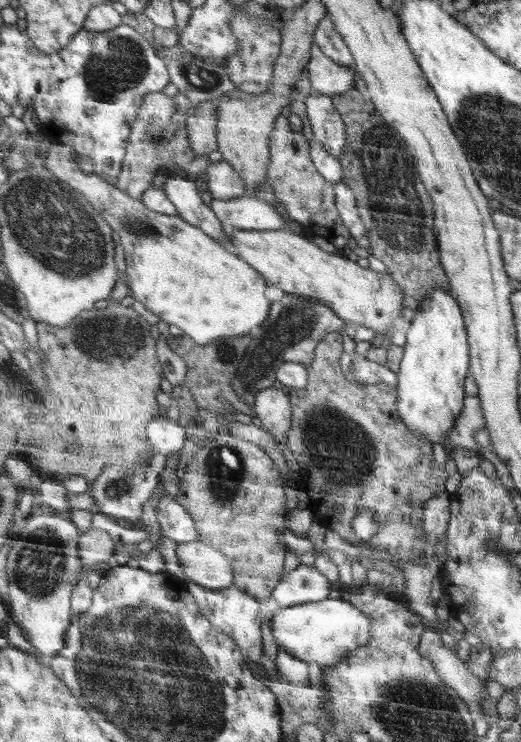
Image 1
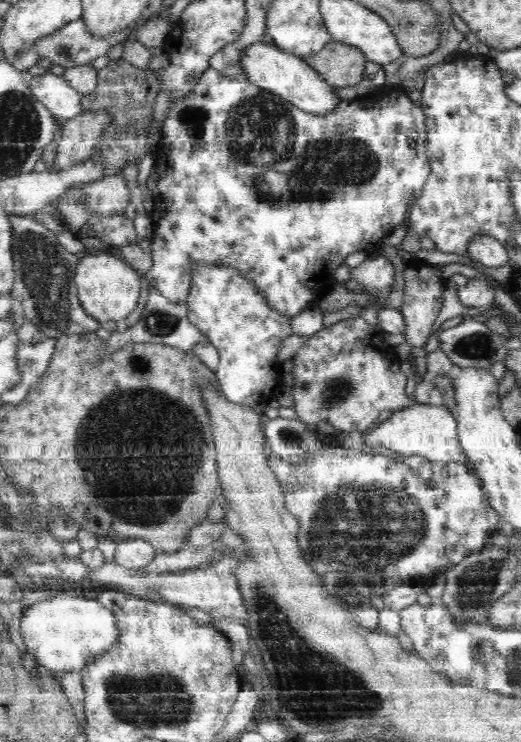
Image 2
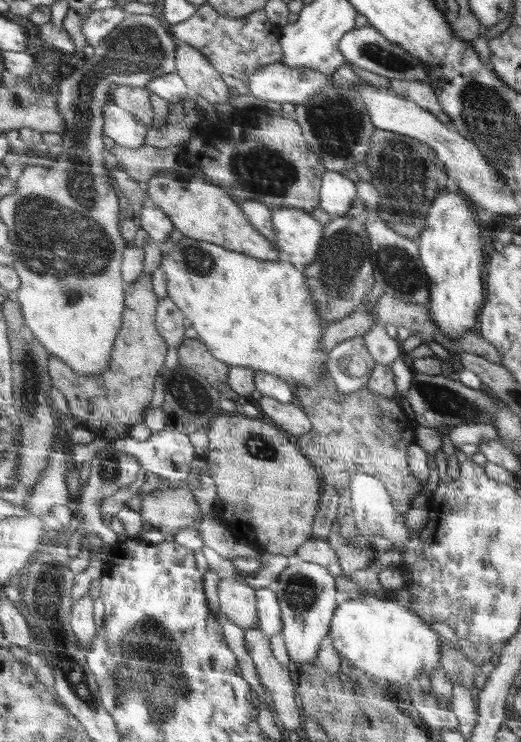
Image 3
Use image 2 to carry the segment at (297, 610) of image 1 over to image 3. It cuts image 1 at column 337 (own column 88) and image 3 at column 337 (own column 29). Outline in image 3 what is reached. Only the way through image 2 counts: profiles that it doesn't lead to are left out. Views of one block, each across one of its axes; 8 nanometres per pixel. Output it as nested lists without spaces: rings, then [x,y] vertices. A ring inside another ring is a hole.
[[[367,595],[366,599],[358,599],[358,600],[346,600],[342,604],[338,604],[335,608],[334,614],[331,619],[331,626],[328,636],[332,637],[332,642],[334,644],[334,648],[336,650],[336,656],[342,655],[346,660],[348,660],[349,664],[352,667],[358,668],[360,672],[371,674],[378,678],[381,682],[392,682],[392,684],[406,684],[410,682],[410,680],[414,680],[414,678],[418,679],[418,676],[422,674],[422,670],[426,670],[426,676],[432,676],[432,672],[436,670],[436,666],[440,664],[440,636],[436,634],[434,630],[431,628],[432,622],[425,621],[420,617],[420,615],[416,614],[416,612],[408,610],[404,606],[399,605],[397,602],[391,602],[389,600],[384,600],[381,595]]]

